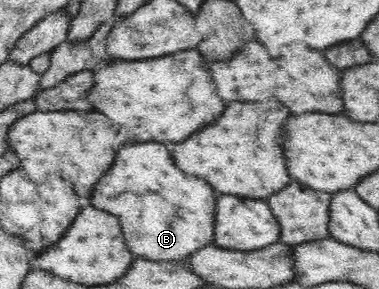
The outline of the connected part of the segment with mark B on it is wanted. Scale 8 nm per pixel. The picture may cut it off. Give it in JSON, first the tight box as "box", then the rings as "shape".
{"box":[90,144,217,261],"shape":[[[123,144],[115,164],[93,188],[90,204],[120,220],[127,248],[136,258],[181,261],[214,242],[217,191],[173,164],[163,144]]]}

